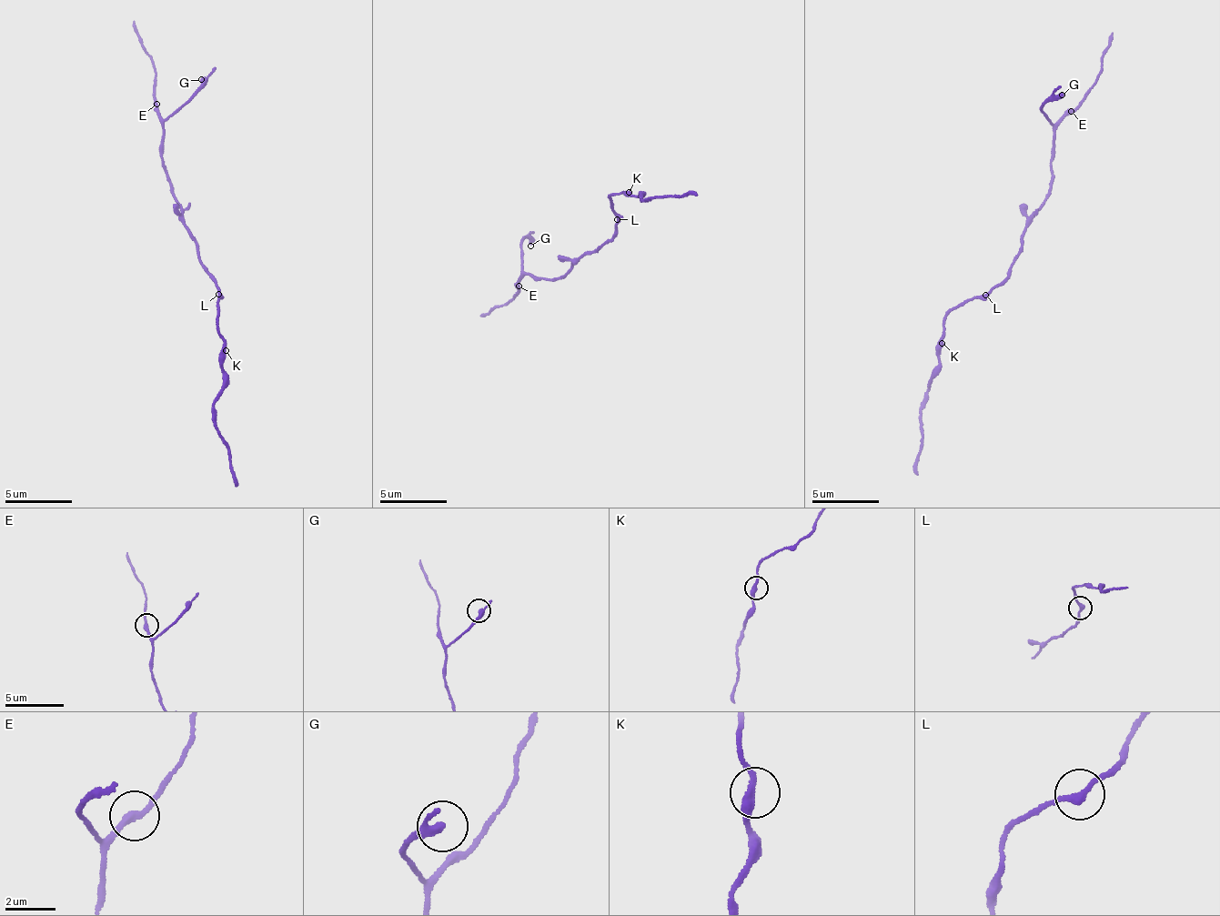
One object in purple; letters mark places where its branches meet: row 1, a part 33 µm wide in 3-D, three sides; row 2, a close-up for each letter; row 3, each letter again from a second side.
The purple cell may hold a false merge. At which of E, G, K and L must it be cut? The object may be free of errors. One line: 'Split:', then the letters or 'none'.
Split: E

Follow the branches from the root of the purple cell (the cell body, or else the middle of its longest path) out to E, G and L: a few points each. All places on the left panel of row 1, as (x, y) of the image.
E: (200, 257), (164, 174), (162, 124), (156, 104)
G: (200, 257), (164, 174), (162, 121), (200, 89), (201, 79)
L: (200, 257), (216, 282), (218, 294)

